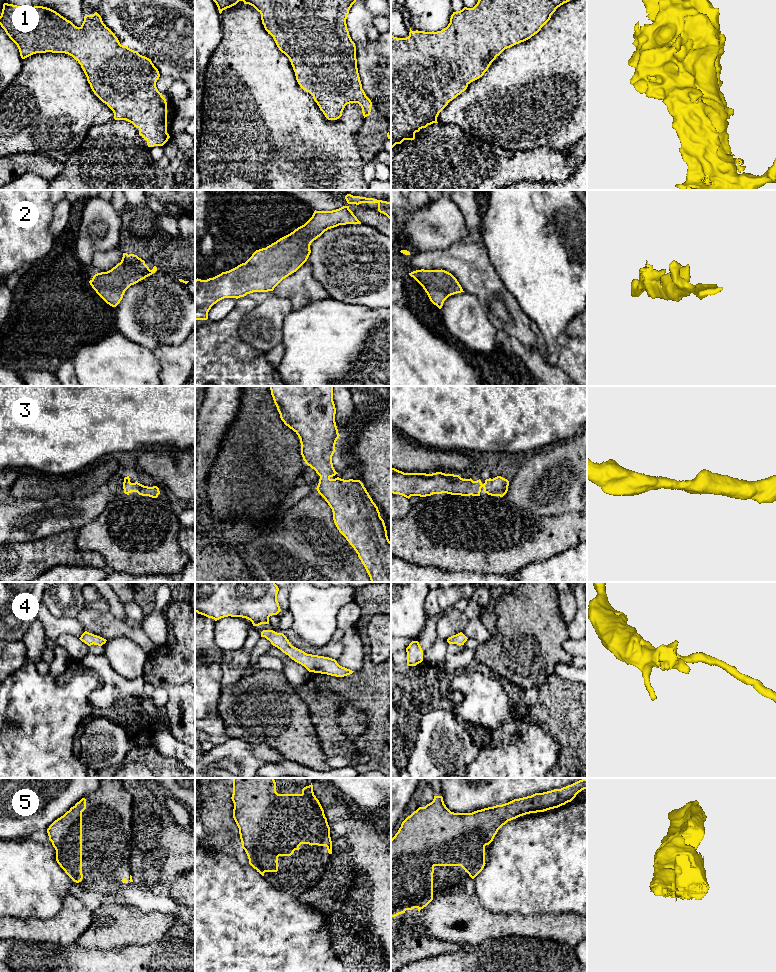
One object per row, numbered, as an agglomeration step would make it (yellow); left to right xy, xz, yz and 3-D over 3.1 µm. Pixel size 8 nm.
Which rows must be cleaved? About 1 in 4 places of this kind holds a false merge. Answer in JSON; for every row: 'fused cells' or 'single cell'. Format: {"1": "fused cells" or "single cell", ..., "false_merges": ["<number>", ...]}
{"1": "single cell", "2": "single cell", "3": "single cell", "4": "single cell", "5": "single cell", "false_merges": []}

